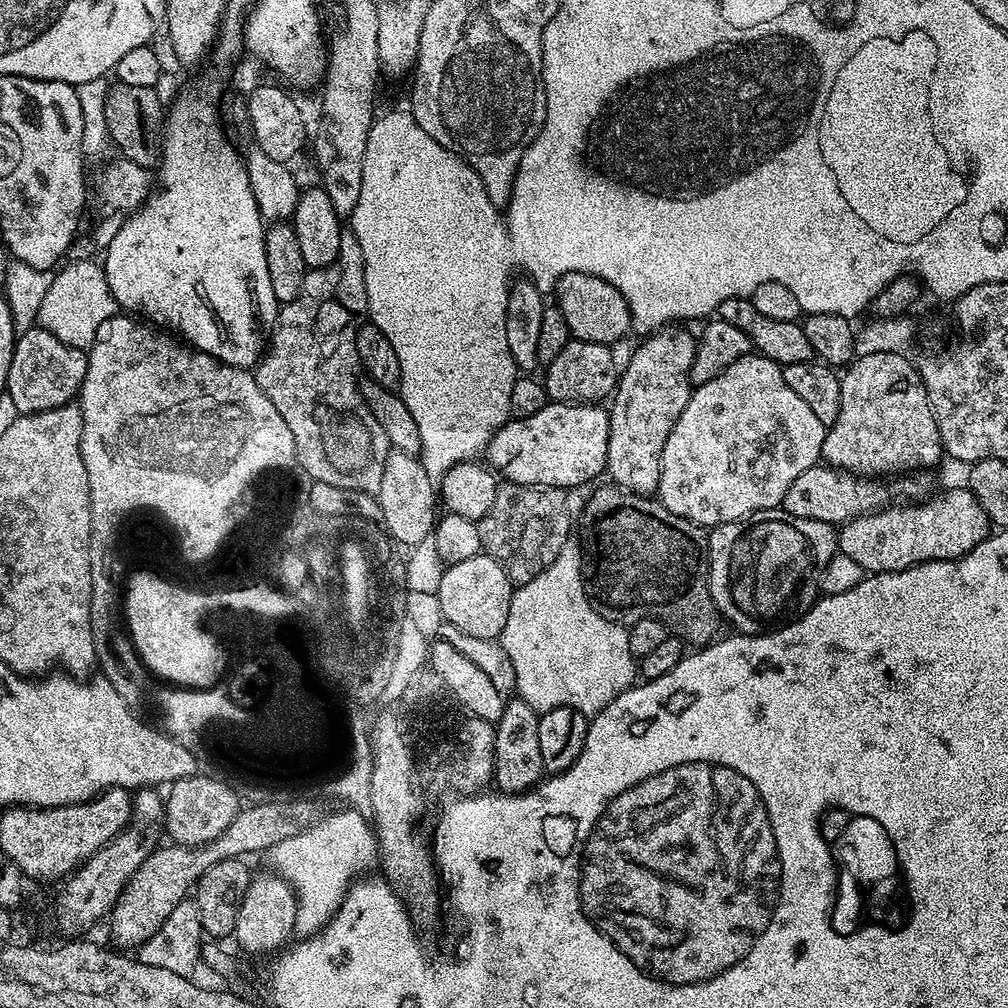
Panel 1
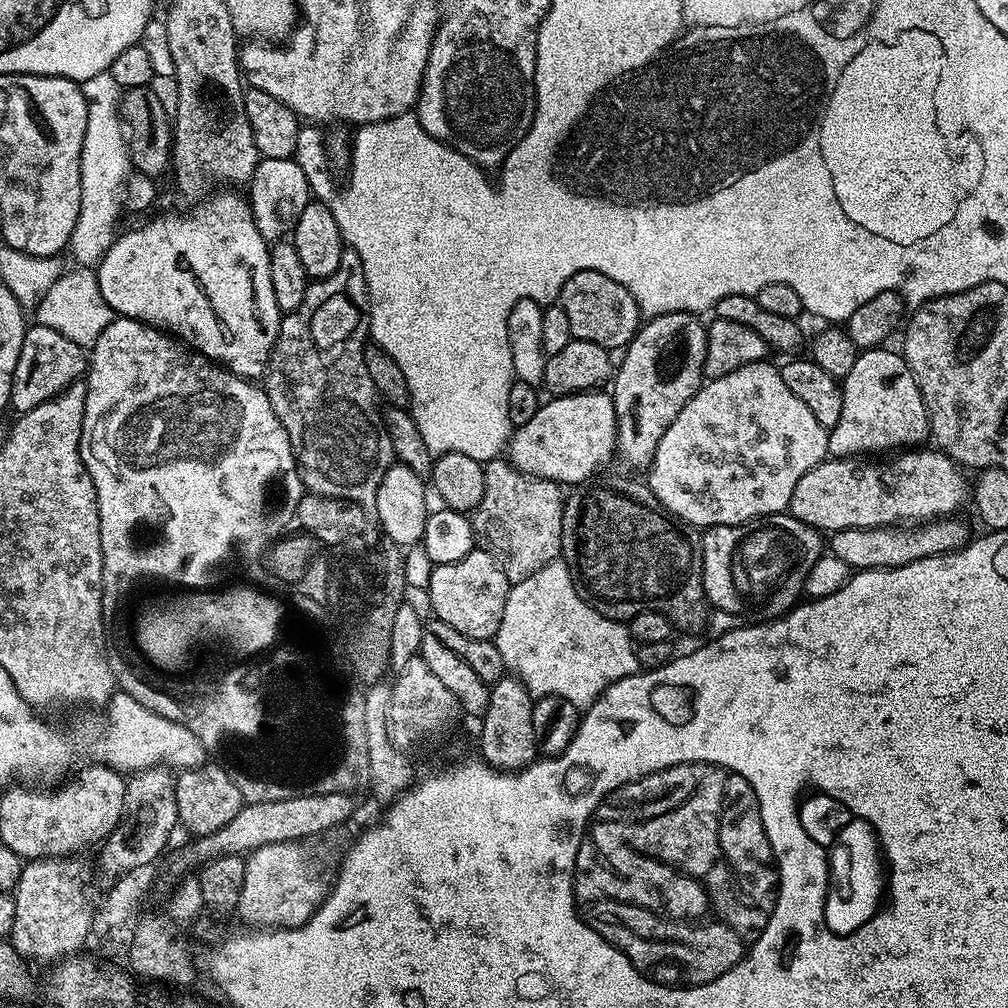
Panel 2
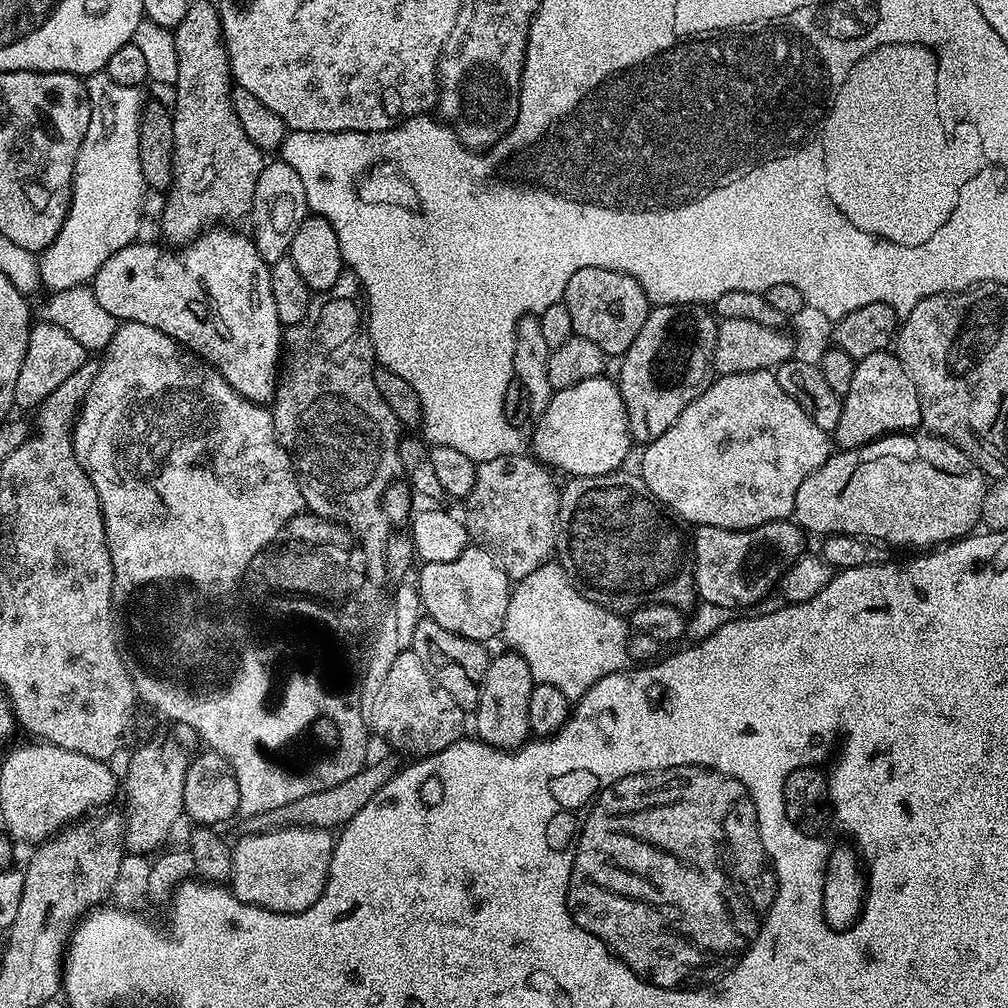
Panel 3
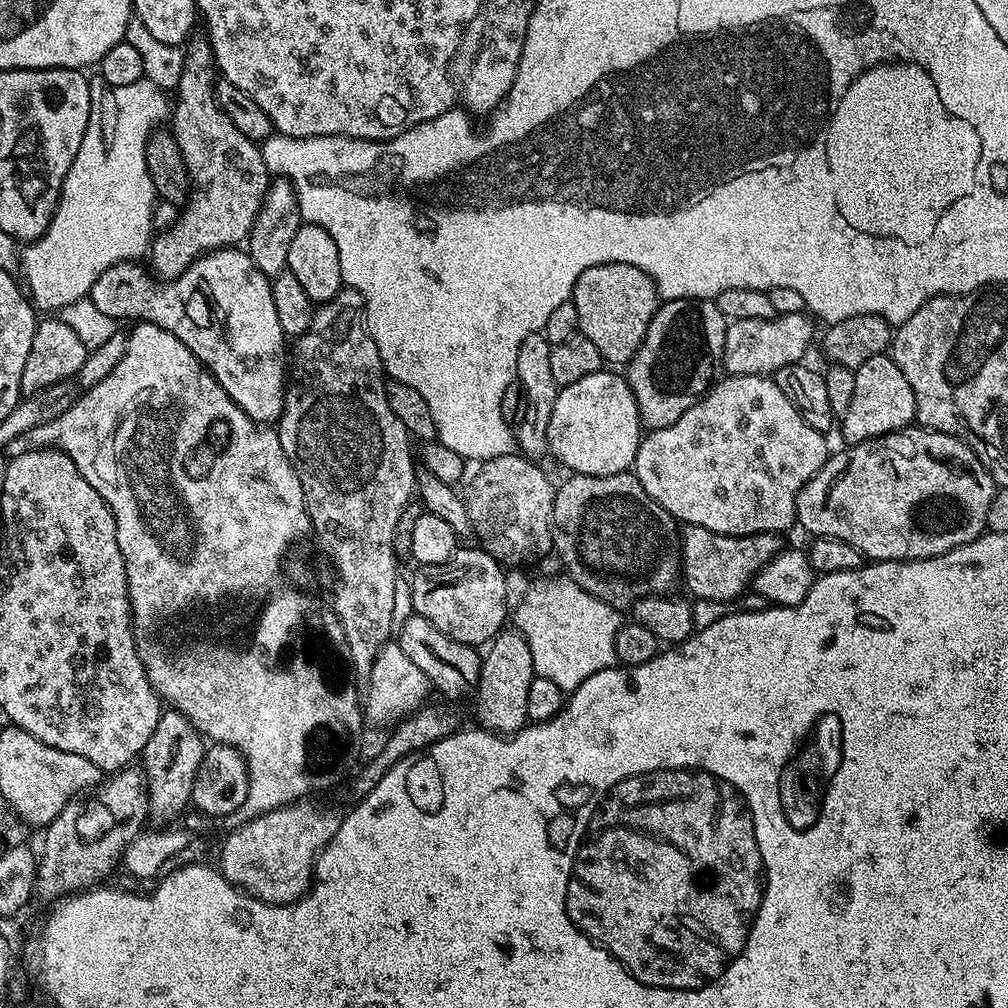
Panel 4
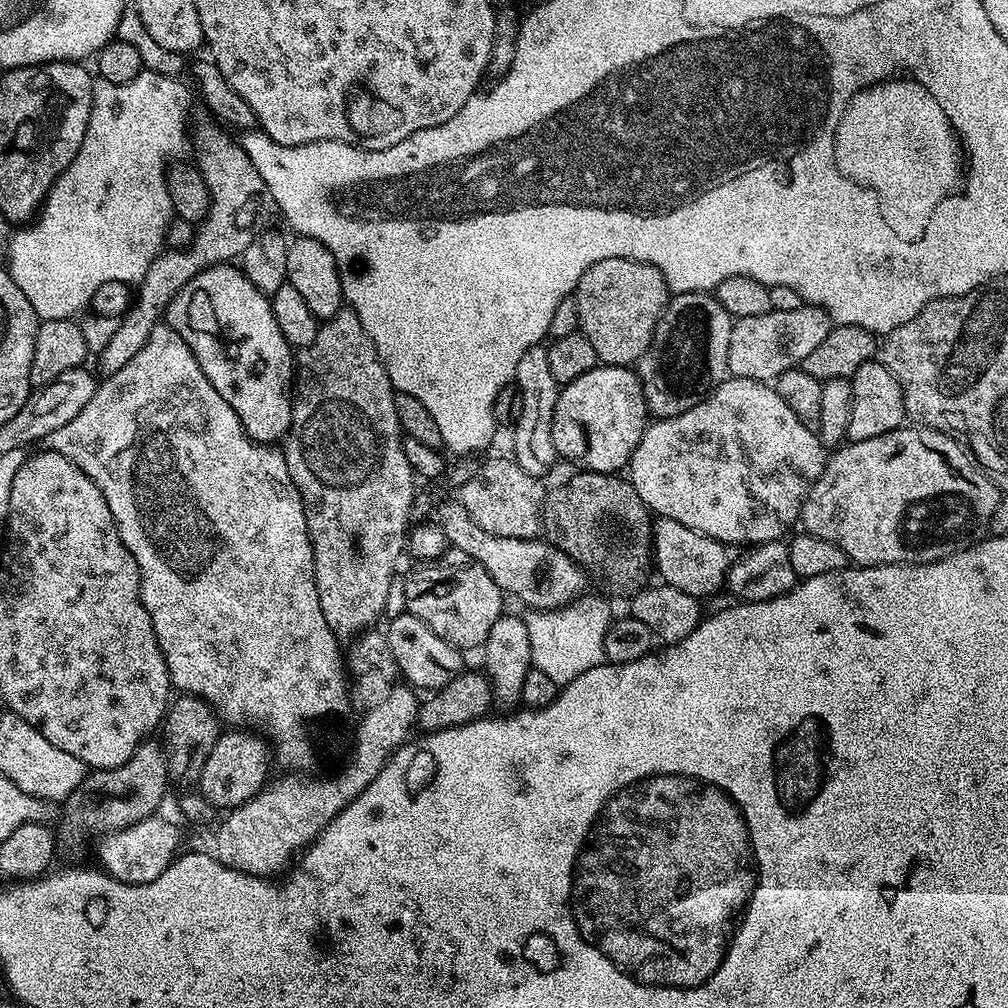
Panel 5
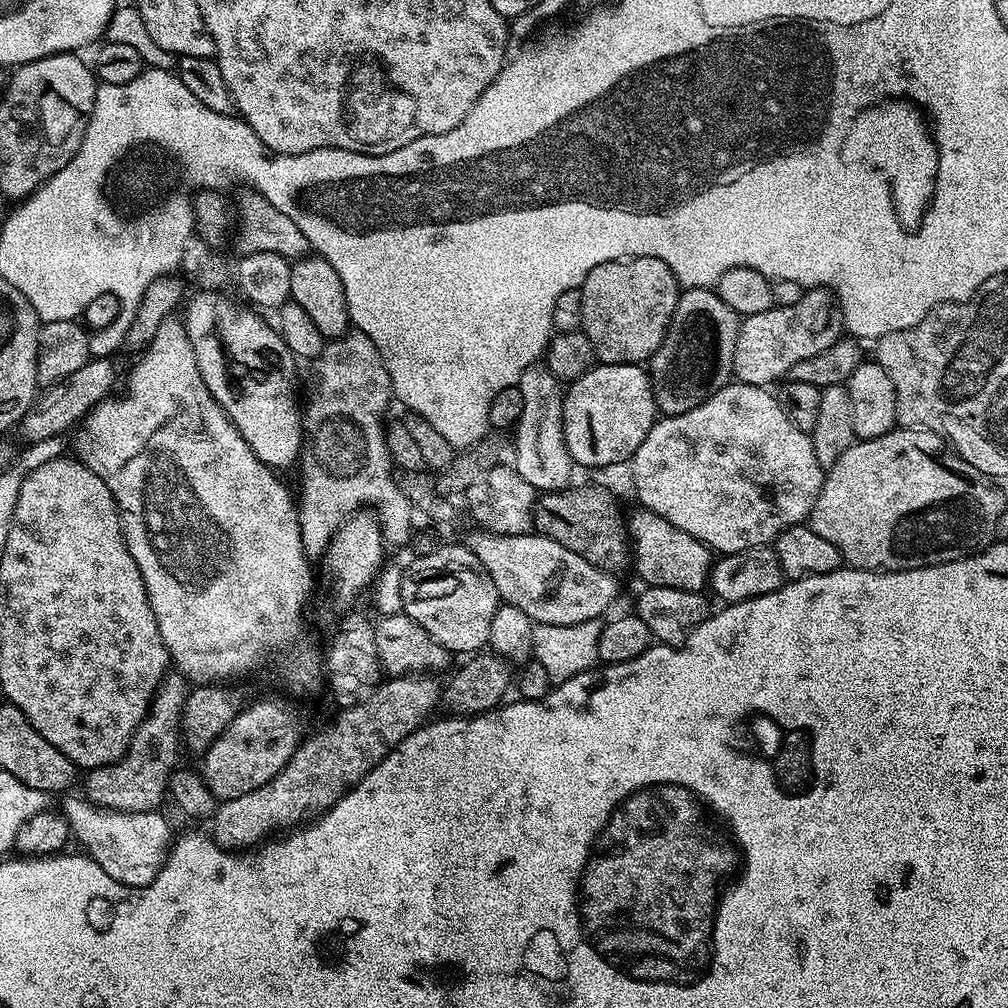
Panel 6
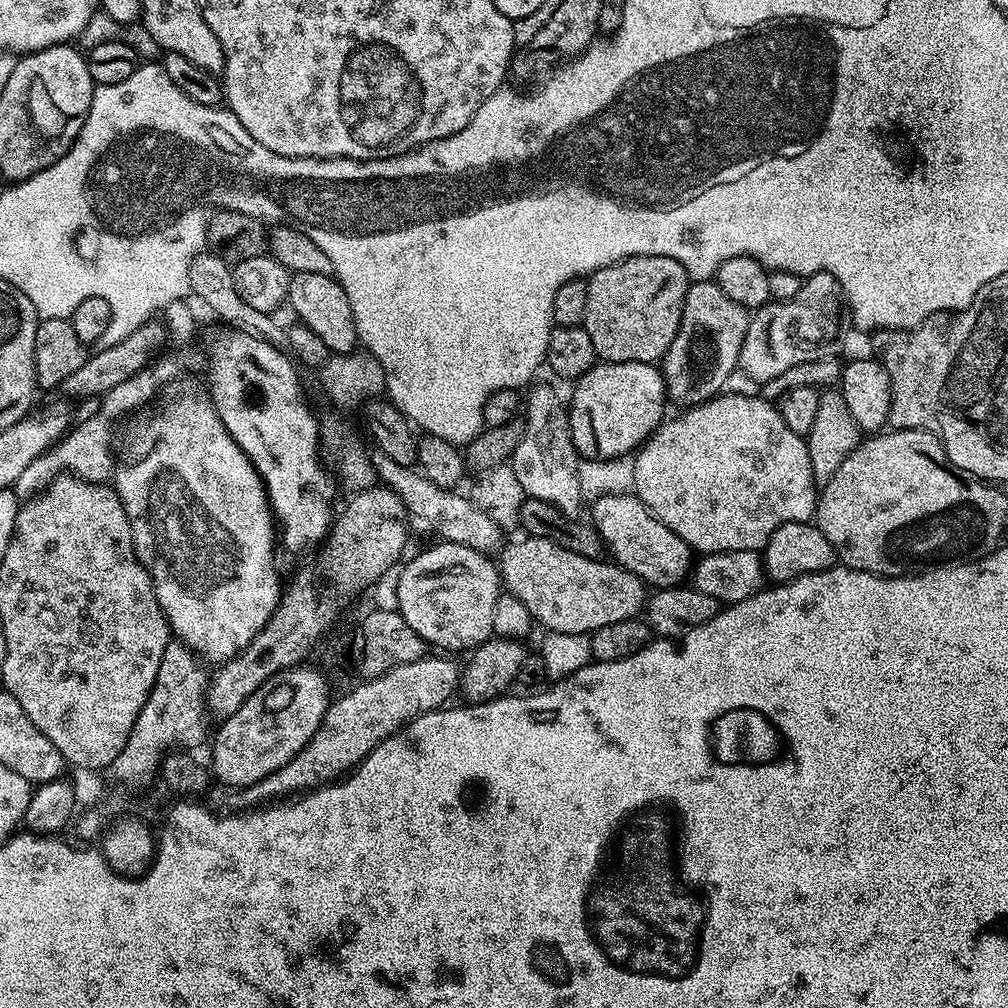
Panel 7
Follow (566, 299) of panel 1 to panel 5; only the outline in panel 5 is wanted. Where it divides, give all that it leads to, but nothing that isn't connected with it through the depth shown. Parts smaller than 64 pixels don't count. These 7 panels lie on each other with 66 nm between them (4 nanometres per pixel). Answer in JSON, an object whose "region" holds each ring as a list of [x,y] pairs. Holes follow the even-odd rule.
{"region":[[[602,258],[576,284],[579,331],[590,338],[597,361],[604,366],[632,366],[650,346],[654,330],[670,299],[666,278],[654,266],[630,258]]]}

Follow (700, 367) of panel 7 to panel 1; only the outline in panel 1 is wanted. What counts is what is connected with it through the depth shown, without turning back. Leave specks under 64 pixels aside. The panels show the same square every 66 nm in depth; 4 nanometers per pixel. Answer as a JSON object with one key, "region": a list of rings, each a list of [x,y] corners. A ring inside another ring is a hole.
{"region":[[[665,326],[657,332],[645,335],[644,340],[636,348],[636,353],[628,360],[628,365],[623,365],[622,371],[618,376],[618,383],[614,395],[611,397],[610,411],[608,412],[608,421],[610,422],[610,438],[608,439],[608,466],[607,475],[612,475],[611,483],[632,492],[635,496],[651,497],[653,493],[660,487],[660,459],[662,458],[662,450],[666,446],[666,438],[670,438],[670,430],[674,430],[674,422],[678,422],[678,418],[682,414],[682,410],[686,410],[686,402],[690,402],[694,391],[694,385],[690,378],[690,366],[694,366],[694,354],[696,353],[697,337],[687,332],[684,326]]]}

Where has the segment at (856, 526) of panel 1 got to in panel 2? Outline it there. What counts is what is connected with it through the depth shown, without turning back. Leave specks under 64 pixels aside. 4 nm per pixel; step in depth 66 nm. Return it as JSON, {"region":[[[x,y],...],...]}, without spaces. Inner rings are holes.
{"region":[[[945,518],[915,526],[889,526],[886,528],[847,528],[831,533],[828,548],[831,555],[842,558],[849,570],[869,568],[897,568],[918,558],[941,556],[943,552],[956,552],[965,547],[970,533],[960,518]]]}

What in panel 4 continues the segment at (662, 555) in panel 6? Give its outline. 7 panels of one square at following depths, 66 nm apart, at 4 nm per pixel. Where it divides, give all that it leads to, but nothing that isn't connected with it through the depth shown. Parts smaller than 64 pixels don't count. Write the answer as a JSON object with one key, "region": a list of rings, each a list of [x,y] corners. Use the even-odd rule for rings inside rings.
{"region":[[[688,526],[683,529],[684,537],[680,540],[680,560],[678,556],[678,572],[682,584],[689,588],[700,600],[736,600],[751,585],[752,579],[760,569],[772,561],[772,557],[781,551],[781,537],[775,532],[759,532],[749,536],[727,536],[714,530],[706,530],[702,526]]]}

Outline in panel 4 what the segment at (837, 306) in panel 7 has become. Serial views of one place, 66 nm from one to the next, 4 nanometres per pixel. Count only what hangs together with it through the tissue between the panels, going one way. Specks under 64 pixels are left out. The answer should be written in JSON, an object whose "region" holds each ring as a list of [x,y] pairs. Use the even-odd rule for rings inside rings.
{"region":[[[799,312],[777,316],[775,320],[746,318],[733,320],[726,330],[726,346],[722,357],[722,368],[729,376],[766,376],[771,377],[782,366],[799,364],[805,359],[812,335],[816,328],[813,317]]]}

